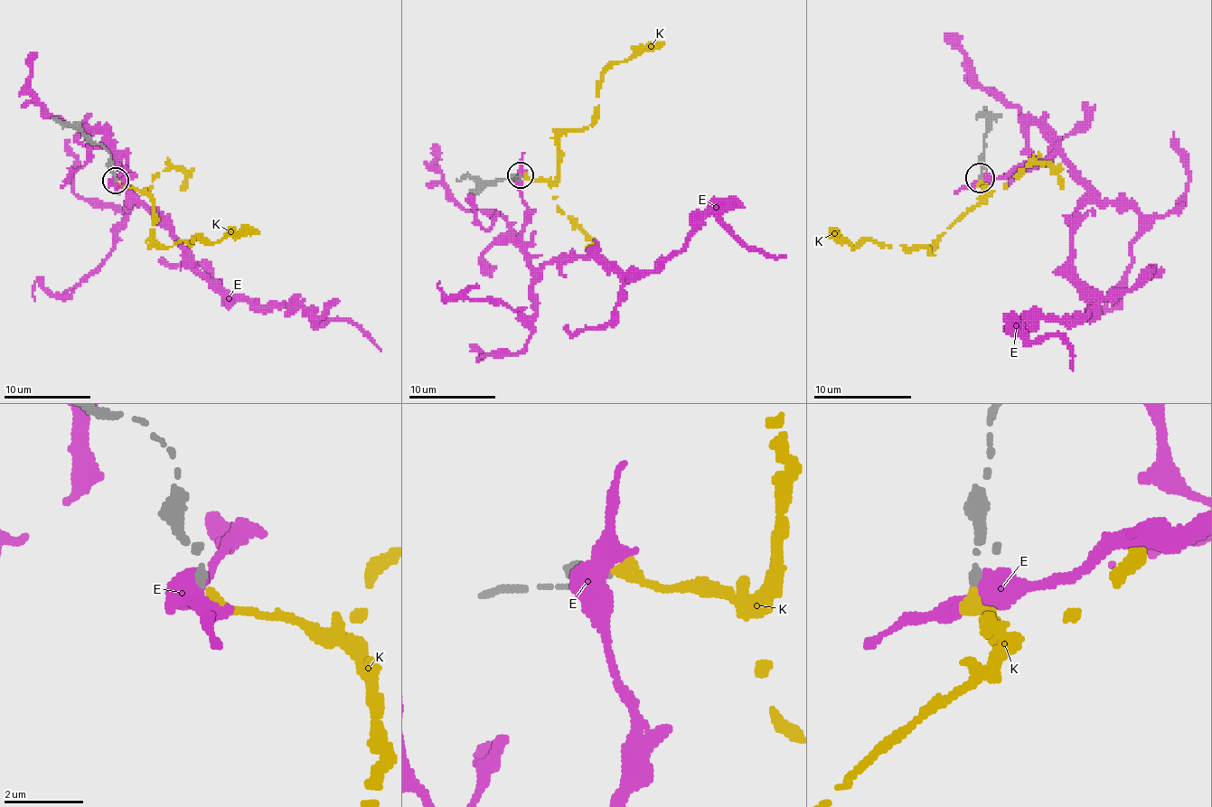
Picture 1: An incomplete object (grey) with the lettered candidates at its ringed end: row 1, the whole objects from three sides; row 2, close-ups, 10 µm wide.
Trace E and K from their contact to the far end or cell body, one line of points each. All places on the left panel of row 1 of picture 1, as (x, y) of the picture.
E: (115, 181), (121, 173), (115, 159), (119, 179), (224, 295), (295, 303), (315, 324), (348, 320), (380, 351)
K: (117, 181), (147, 194), (152, 235), (165, 247), (191, 242), (198, 235), (209, 242), (258, 231)

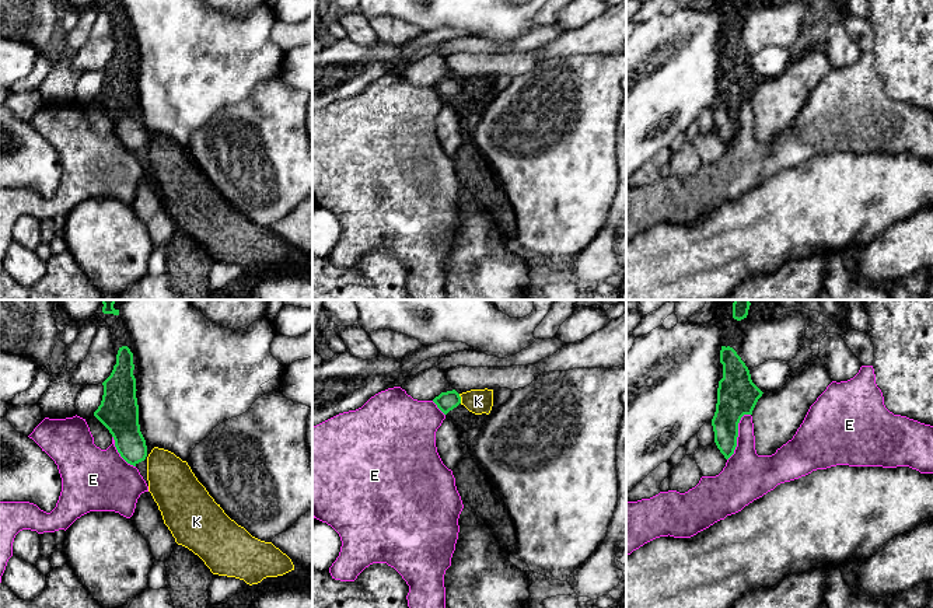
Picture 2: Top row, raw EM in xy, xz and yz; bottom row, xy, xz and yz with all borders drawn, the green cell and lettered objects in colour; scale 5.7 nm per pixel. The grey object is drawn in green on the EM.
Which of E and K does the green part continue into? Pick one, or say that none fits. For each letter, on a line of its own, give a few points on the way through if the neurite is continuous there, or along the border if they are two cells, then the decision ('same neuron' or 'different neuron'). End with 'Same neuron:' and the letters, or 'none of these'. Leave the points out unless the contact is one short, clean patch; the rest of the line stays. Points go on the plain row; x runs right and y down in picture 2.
E: along yz (750, 100), (745, 100), (738, 109), (737, 132), (727, 146) | different neuron
K: across xz (447, 87), (460, 84), (478, 87) | same neuron
Same neuron: K

